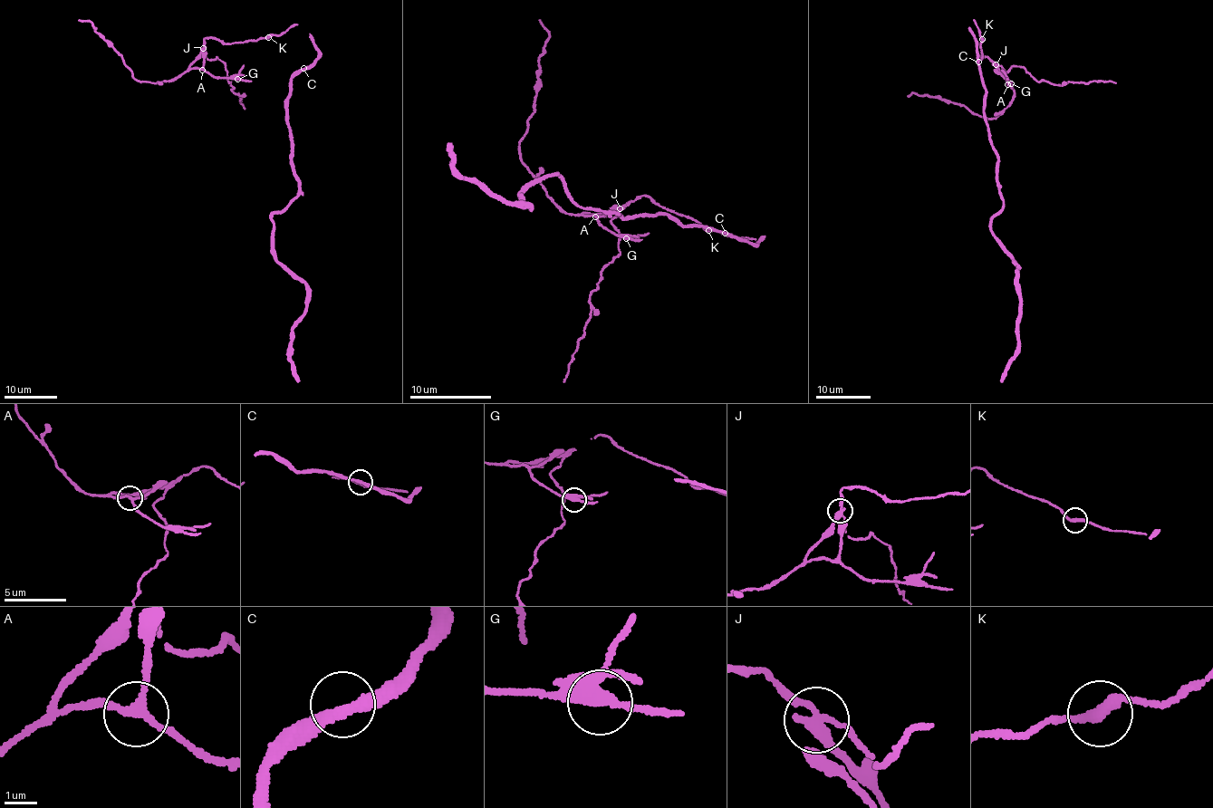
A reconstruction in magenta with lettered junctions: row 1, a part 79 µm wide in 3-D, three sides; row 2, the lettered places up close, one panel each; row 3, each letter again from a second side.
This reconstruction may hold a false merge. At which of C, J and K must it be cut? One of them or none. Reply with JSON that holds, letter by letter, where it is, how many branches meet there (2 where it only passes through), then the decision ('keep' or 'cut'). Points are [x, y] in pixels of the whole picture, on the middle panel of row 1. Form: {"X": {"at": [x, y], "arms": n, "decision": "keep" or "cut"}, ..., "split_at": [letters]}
{"C": {"at": [725, 233], "arms": 2, "decision": "keep"}, "J": {"at": [620, 208], "arms": 4, "decision": "cut"}, "K": {"at": [708, 230], "arms": 2, "decision": "keep"}, "split_at": ["J"]}

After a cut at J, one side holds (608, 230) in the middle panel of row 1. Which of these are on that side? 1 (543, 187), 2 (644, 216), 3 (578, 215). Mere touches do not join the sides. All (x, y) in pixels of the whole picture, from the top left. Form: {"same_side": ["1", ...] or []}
{"same_side": ["1", "3"]}

